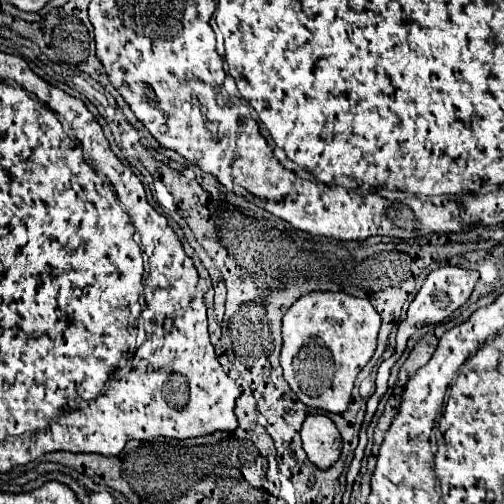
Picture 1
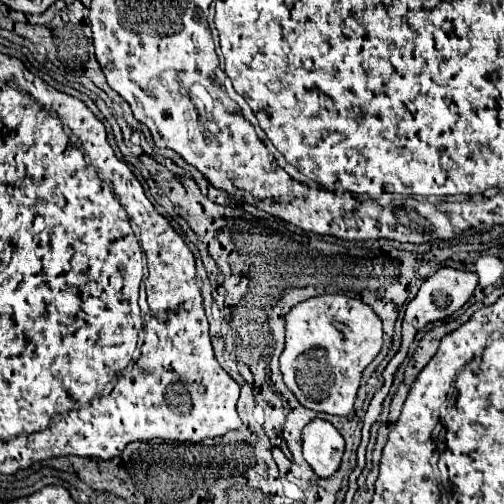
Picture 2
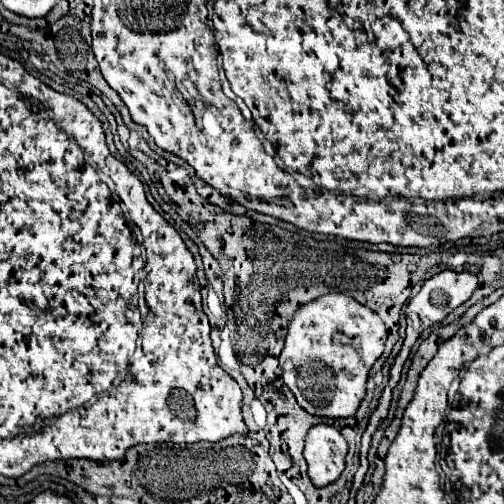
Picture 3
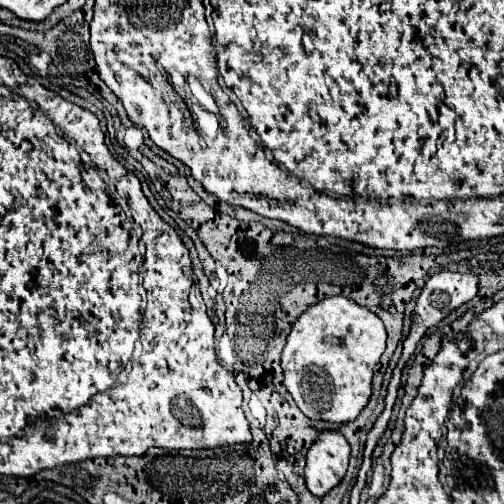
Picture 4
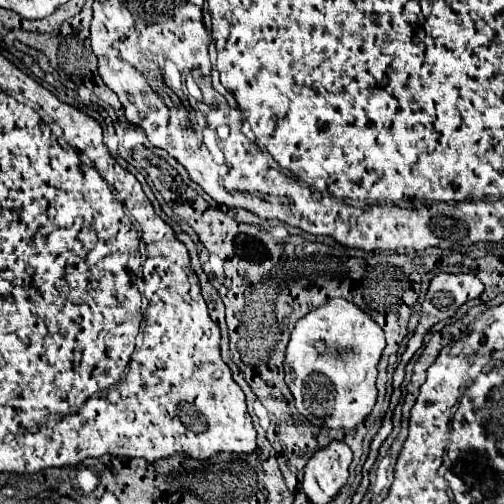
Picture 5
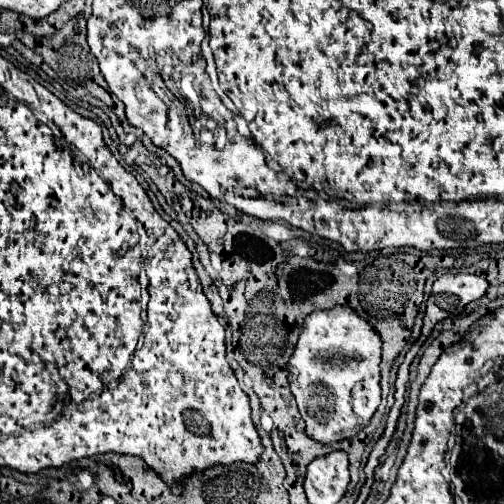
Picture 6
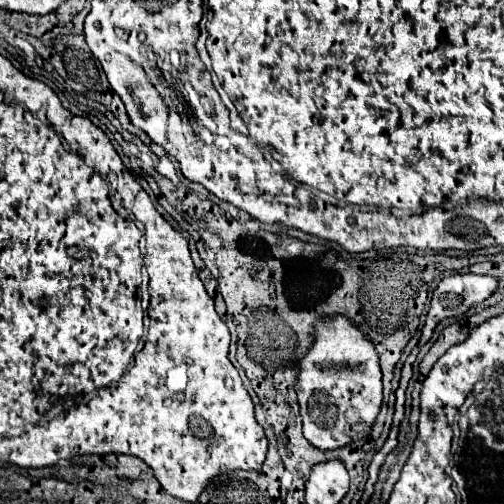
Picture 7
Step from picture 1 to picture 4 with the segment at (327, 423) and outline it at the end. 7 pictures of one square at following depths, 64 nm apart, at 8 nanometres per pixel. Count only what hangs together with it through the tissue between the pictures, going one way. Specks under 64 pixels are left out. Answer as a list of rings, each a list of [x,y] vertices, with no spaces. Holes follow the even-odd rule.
[[[322,430],[306,452],[306,486],[312,494],[324,496],[346,474],[350,456],[348,440],[334,430]]]

